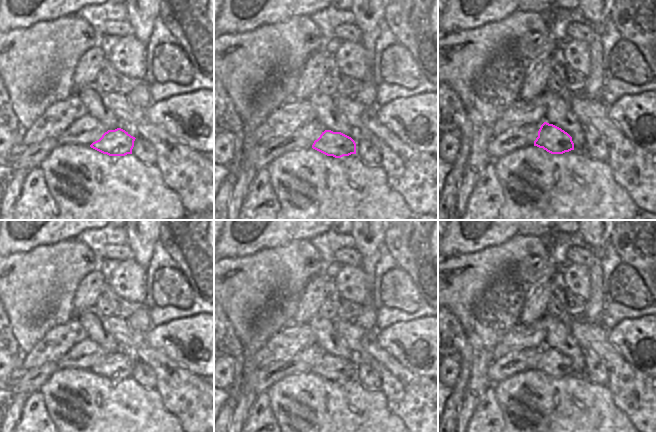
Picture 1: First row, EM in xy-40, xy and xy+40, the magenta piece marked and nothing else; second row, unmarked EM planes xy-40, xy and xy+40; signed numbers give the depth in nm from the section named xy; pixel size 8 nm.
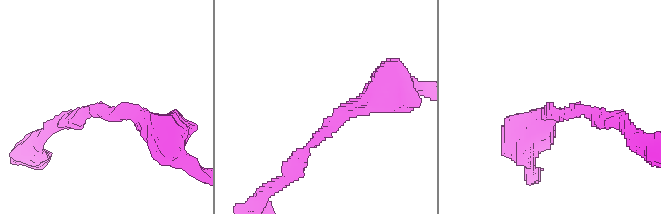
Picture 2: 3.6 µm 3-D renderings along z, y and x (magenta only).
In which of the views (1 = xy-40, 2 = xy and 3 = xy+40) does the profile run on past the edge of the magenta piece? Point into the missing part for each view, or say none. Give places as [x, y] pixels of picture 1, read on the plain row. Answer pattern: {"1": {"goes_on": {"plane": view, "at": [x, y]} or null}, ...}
{"1": {"goes_on": null}, "2": {"goes_on": null}, "3": {"goes_on": null}}

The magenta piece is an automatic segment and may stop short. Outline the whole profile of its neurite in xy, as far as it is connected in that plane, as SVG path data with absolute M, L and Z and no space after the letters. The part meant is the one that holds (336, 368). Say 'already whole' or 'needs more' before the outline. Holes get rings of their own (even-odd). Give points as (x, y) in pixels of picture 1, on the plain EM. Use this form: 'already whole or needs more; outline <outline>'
already whole; outline M331 354L322 356L320 361L314 365L312 372L335 382L356 378L356 367L351 361Z

